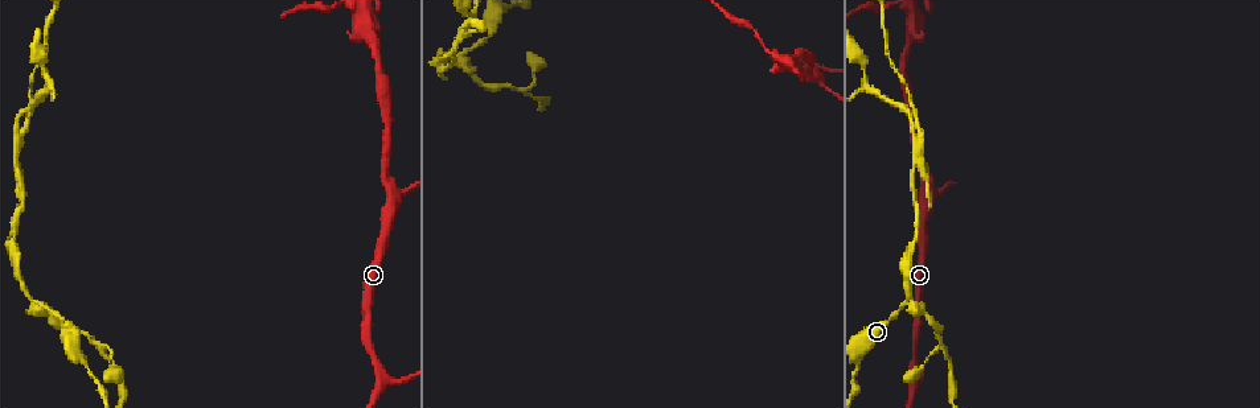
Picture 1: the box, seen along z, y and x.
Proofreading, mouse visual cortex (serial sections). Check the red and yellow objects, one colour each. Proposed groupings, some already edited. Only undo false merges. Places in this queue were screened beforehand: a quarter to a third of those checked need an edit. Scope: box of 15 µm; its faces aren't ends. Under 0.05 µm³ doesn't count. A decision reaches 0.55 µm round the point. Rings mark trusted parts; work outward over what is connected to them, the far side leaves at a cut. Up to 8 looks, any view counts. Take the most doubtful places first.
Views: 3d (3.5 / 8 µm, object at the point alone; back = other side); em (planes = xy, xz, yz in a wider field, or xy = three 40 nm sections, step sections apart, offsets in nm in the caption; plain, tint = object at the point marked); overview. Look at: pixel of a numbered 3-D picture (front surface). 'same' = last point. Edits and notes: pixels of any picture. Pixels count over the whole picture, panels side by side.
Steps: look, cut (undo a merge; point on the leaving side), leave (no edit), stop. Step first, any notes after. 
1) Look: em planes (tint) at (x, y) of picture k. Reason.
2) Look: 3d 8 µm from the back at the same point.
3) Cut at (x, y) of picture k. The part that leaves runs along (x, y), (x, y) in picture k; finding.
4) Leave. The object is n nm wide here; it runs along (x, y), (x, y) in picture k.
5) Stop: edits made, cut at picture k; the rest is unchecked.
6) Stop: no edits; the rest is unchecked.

Look: 3d 3.5 µm at (37, 301) of picture 1. Sudden change in width.

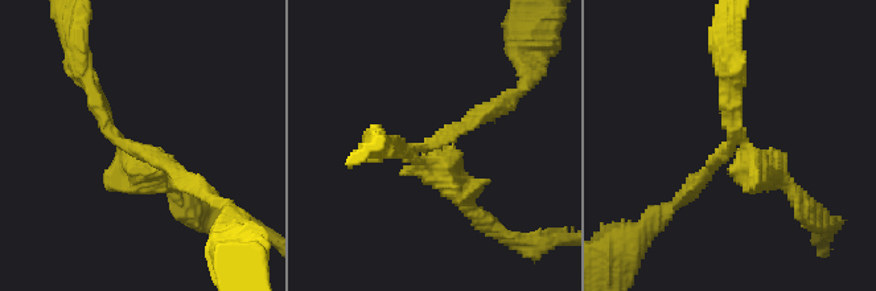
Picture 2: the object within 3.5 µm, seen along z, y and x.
Look: em xy step 2 (tint) at (427, 143) of picture 2. 3 arms meet here; the arms are 200, 200, 300 nm wide; now the EM.

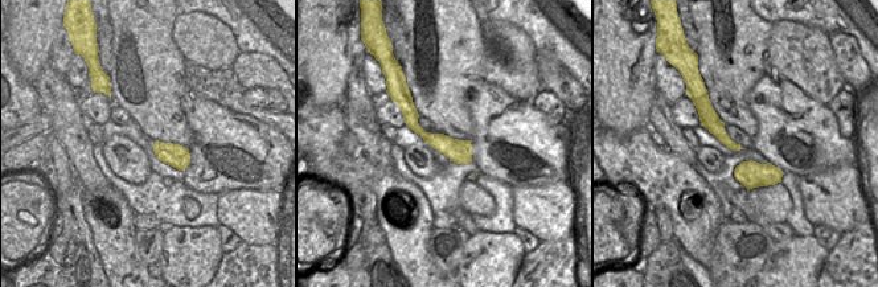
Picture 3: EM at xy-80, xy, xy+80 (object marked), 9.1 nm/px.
Cut at (730, 105) of picture 2. A border runs along (725, 132), (716, 136) in picture 3; two cells meet here.

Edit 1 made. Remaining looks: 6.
Look: 3d 3.5 µm at (819, 77) of picture 1. Thin arm on a thick one.

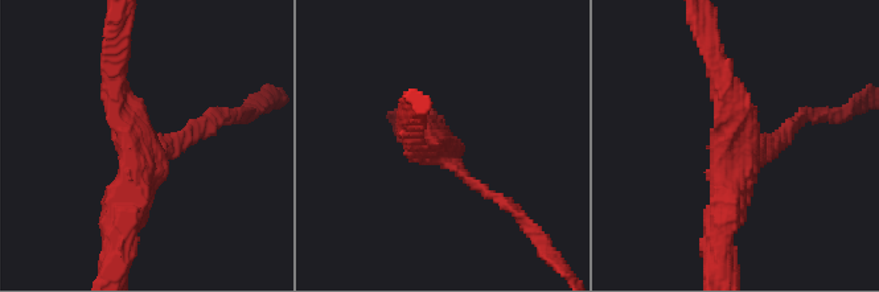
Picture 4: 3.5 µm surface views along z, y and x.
Look: em xy step 5 (tint) at (142, 164) of picture 4. 3 arms meet here; the arms are 150, 300, 400 nm wide.

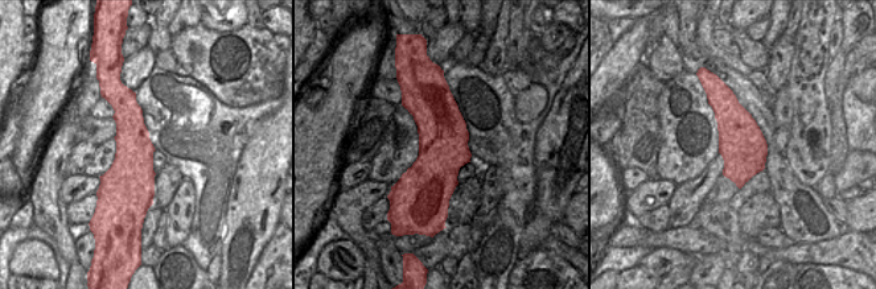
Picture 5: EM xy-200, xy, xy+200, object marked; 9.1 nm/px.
Leave. It runs along (122, 242), (143, 153), (114, 81) in picture 4; continuous, no second cell.

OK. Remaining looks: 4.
Look: 3d 3.5 µm at (916, 14) of picture 1. Three arms meet.

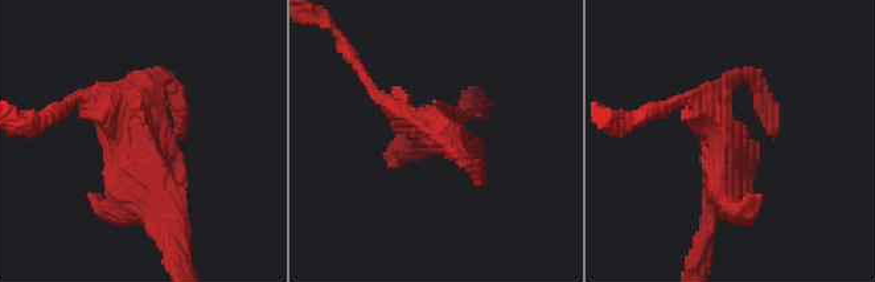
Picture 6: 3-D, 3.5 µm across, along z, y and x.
Look: em planes (tint) at (723, 141) of picture 6. Shape alone is not enough.

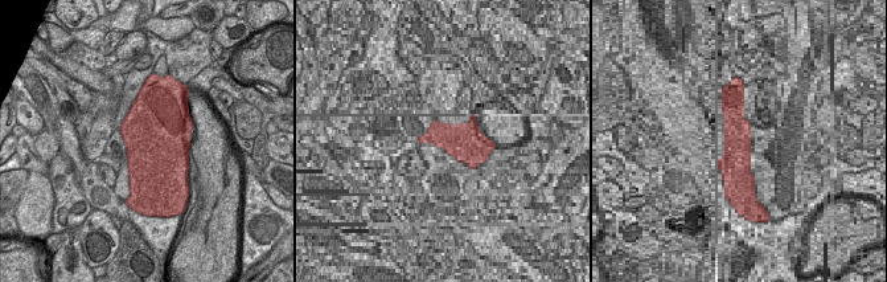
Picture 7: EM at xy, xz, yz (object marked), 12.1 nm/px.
Cut at (717, 117) of picture 6. The part that leaves runs along (721, 179), (721, 130), (677, 102) in picture 6; two cells meet here.

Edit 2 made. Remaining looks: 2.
Stop: edits made, cut at picture 2, cut at picture 6; the rest is unchecked.

